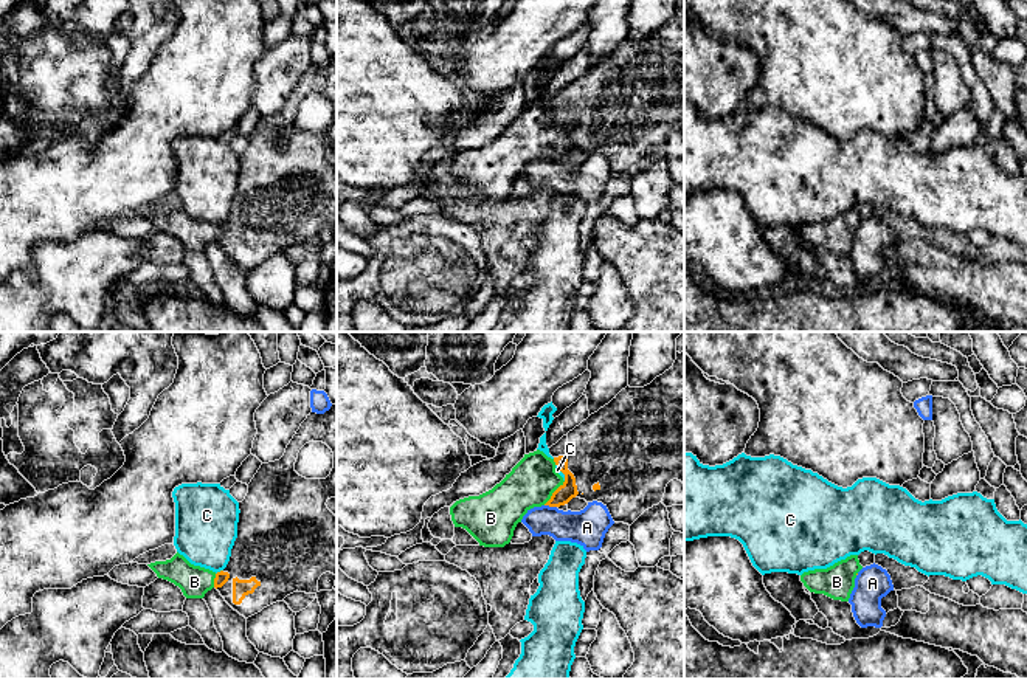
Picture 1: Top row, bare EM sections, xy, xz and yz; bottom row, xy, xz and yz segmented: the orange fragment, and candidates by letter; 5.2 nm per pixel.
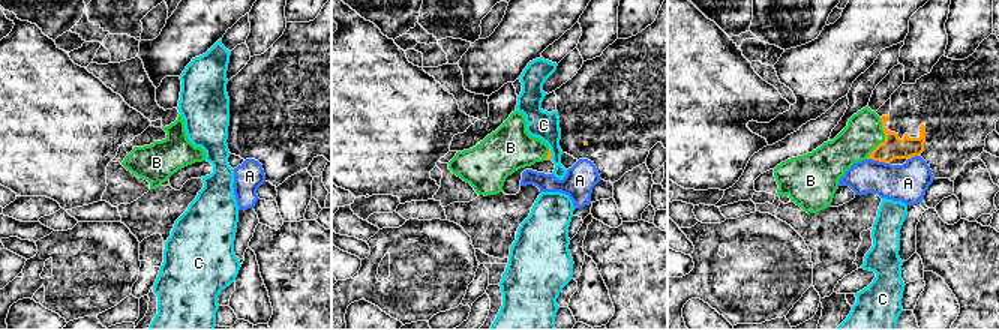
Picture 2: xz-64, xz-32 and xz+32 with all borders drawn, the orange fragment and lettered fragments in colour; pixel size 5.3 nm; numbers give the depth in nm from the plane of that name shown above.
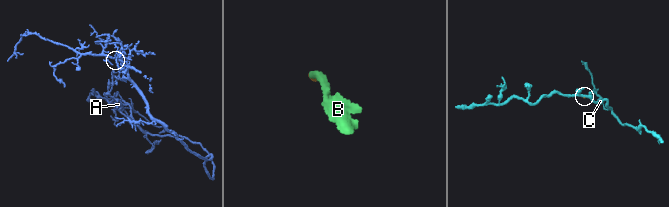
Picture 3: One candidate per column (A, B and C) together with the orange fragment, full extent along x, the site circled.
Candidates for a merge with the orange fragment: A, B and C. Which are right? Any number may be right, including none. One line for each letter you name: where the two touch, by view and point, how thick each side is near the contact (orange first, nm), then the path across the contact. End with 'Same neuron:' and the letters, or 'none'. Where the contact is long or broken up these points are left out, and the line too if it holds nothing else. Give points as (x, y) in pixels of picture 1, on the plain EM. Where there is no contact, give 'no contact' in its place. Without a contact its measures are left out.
B: contact xz (553, 146); calibres 90 and 240 nm; way xz (568, 143), (553, 146), (532, 134)
Same neuron: B

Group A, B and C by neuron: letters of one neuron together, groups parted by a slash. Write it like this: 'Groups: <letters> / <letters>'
Groups: A / B / C

